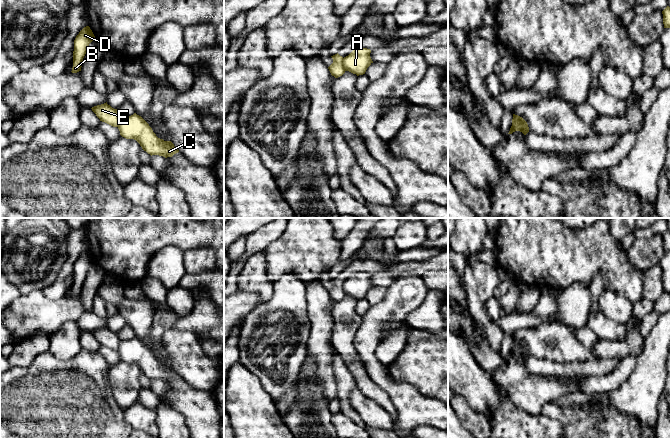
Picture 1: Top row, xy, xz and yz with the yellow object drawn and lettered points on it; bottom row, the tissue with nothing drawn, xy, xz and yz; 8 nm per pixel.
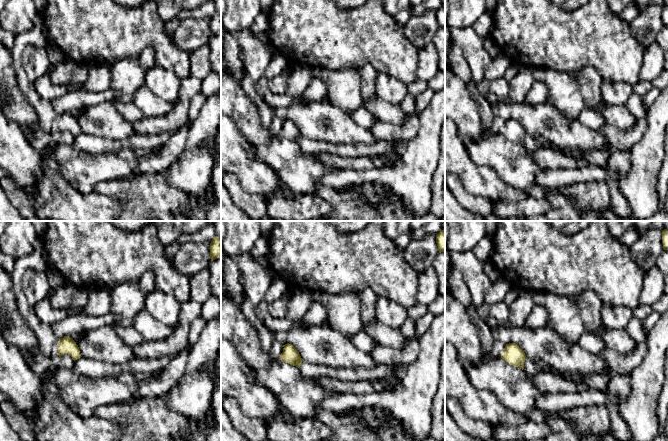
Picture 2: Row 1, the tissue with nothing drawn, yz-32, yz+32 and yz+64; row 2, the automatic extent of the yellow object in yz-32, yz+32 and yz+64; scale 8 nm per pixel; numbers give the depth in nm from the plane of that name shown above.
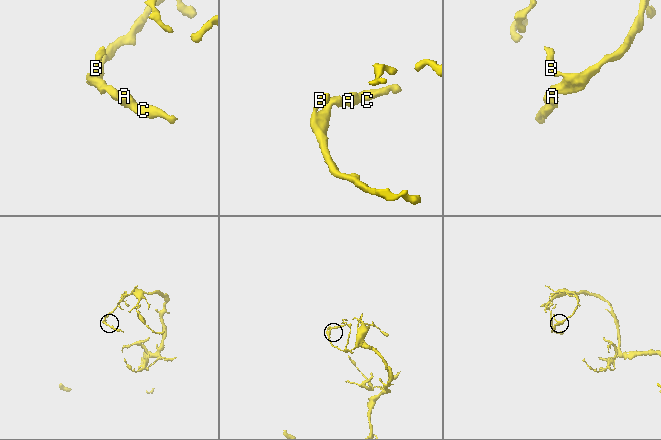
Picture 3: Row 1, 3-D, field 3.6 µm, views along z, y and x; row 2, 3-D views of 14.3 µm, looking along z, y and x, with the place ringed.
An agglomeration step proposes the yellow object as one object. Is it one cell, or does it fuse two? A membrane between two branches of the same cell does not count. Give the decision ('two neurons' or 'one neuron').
two neurons

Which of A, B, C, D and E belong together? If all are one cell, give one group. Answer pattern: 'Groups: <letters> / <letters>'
Groups: A C / B D E

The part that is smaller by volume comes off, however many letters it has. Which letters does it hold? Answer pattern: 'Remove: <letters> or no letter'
Remove: A, C

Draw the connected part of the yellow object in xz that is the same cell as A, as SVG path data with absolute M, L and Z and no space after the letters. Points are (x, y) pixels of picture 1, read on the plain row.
M357 272L343 283L343 290L357 300L365 298L367 292L373 287L370 281L371 274L367 272Z

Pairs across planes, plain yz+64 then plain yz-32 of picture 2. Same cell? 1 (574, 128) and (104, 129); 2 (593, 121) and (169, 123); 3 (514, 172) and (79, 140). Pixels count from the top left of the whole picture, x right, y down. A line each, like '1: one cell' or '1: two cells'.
1: one cell
2: two cells
3: two cells

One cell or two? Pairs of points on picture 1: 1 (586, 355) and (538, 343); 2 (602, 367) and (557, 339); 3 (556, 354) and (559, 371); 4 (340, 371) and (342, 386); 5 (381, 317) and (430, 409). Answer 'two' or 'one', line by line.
1: one
2: two
3: two
4: one
5: one

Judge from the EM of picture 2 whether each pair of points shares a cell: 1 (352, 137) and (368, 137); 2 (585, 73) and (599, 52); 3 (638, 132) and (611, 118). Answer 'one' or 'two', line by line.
1: one
2: two
3: two

